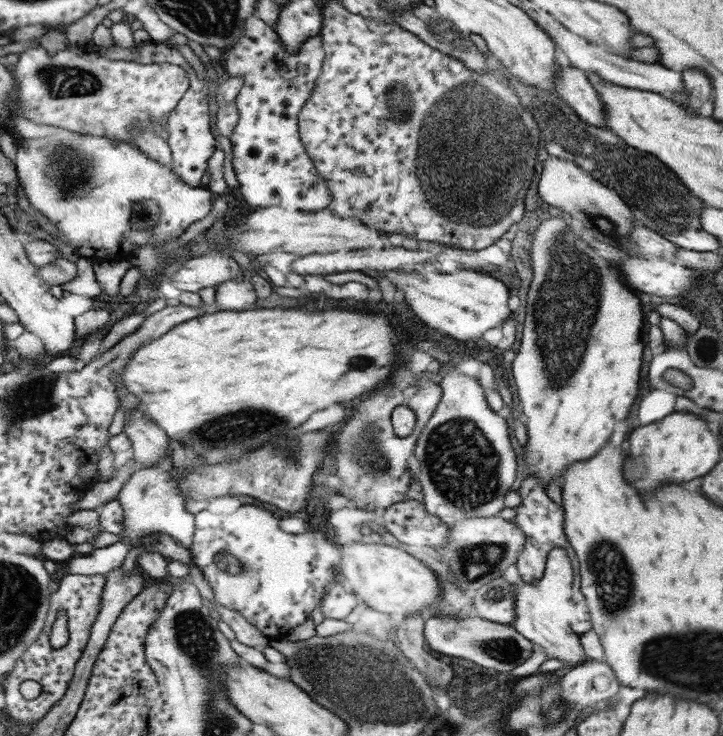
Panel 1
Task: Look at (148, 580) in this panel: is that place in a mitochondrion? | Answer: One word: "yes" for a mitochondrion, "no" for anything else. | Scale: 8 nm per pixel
no

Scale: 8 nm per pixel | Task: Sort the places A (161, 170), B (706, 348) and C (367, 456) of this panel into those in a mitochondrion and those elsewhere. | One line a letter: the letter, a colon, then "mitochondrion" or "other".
A: other
B: mitochondrion
C: mitochondrion

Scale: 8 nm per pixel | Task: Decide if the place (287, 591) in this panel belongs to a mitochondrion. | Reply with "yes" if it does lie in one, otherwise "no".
no

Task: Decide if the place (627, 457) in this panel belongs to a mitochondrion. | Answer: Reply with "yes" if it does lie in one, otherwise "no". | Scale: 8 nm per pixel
no

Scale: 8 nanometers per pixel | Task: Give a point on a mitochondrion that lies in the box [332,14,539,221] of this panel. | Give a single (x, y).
(443, 33)

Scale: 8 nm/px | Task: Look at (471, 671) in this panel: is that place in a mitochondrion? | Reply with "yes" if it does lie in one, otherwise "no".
yes

